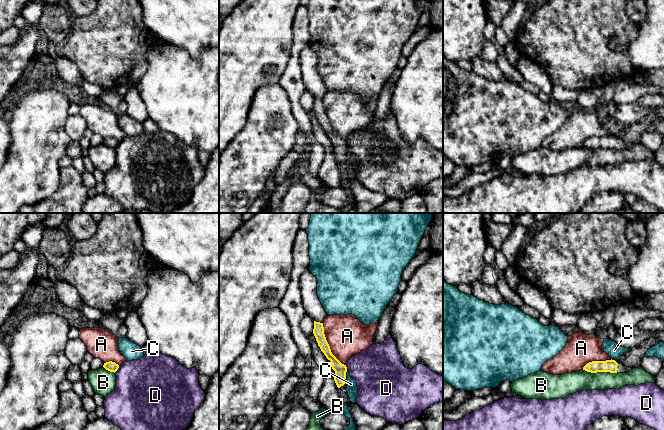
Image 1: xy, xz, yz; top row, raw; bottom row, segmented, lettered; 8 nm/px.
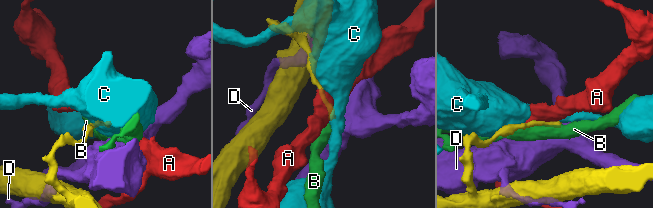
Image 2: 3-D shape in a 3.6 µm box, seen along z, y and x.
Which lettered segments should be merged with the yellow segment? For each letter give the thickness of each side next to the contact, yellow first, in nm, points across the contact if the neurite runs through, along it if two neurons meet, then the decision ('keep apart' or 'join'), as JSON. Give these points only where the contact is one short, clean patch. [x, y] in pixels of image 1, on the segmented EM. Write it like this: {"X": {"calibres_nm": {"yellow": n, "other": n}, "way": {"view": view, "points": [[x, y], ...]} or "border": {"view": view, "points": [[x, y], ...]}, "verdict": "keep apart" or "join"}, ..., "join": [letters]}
{"A": {"calibres_nm": {"yellow": 100, "other": 320}, "border": {"view": "xz", "points": [[322, 323], [324, 336], [330, 351], [345, 365]]}, "verdict": "keep apart"}, "B": {"calibres_nm": {"yellow": 100, "other": 160}, "verdict": "keep apart"}, "C": {"calibres_nm": {"yellow": 100, "other": 120}, "border": {"view": "yz", "points": [[611, 358], [614, 360]]}, "verdict": "keep apart"}, "D": {"calibres_nm": {"yellow": 80, "other": 440}, "verdict": "keep apart"}, "join": []}

